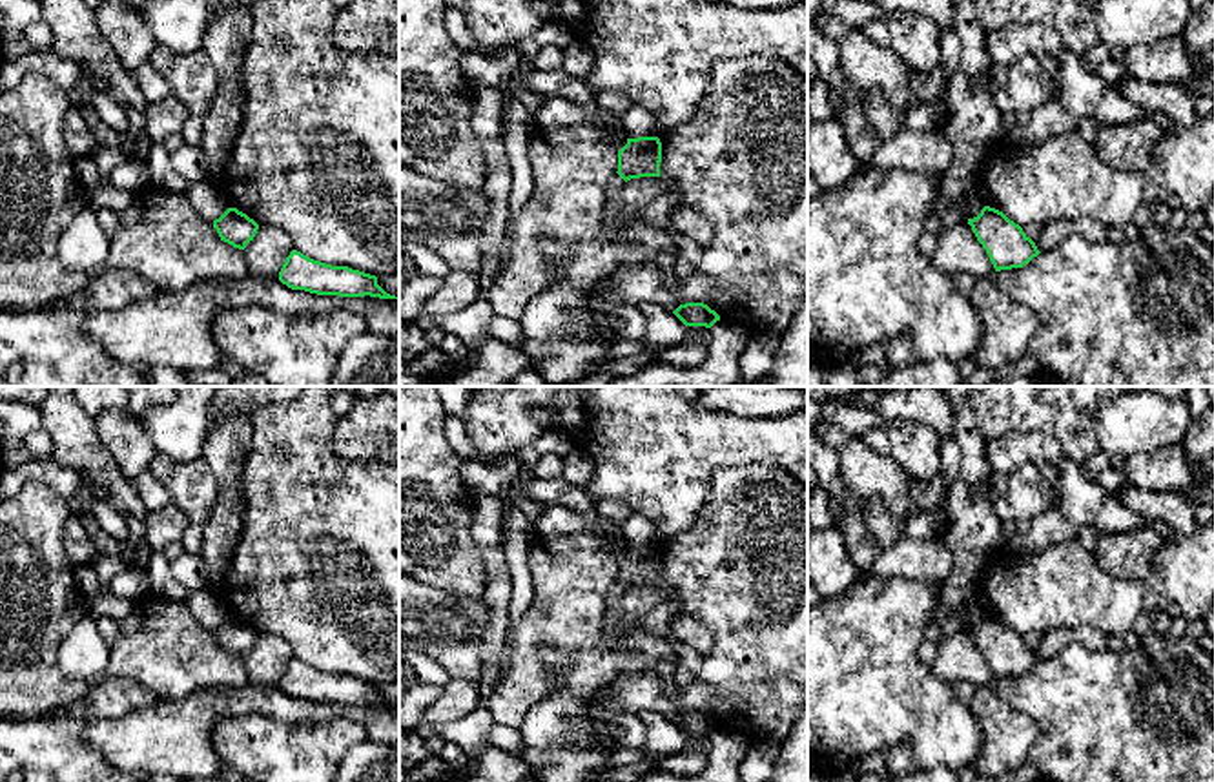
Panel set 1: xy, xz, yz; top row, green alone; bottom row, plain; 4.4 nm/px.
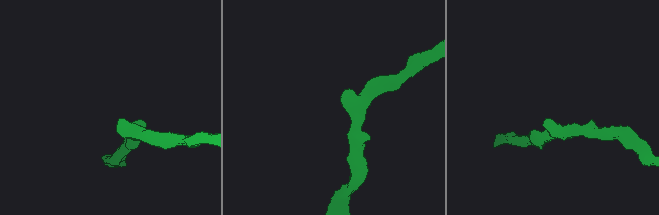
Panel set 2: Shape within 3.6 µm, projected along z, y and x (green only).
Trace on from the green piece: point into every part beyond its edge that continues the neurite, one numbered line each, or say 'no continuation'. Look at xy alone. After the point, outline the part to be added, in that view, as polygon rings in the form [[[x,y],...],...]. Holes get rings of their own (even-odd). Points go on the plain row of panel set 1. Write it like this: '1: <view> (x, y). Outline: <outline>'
no continuation

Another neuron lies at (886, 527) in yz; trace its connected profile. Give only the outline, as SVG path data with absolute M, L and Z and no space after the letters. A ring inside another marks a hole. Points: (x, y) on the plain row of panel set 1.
M871 498L864 507L864 521L869 534L880 550L891 549L897 541L904 538L904 523L910 516L897 516L886 509L880 498Z

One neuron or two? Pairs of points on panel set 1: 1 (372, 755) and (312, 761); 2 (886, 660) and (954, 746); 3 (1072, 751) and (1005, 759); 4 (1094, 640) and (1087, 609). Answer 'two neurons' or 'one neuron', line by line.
1: two neurons
2: one neuron
3: two neurons
4: two neurons

